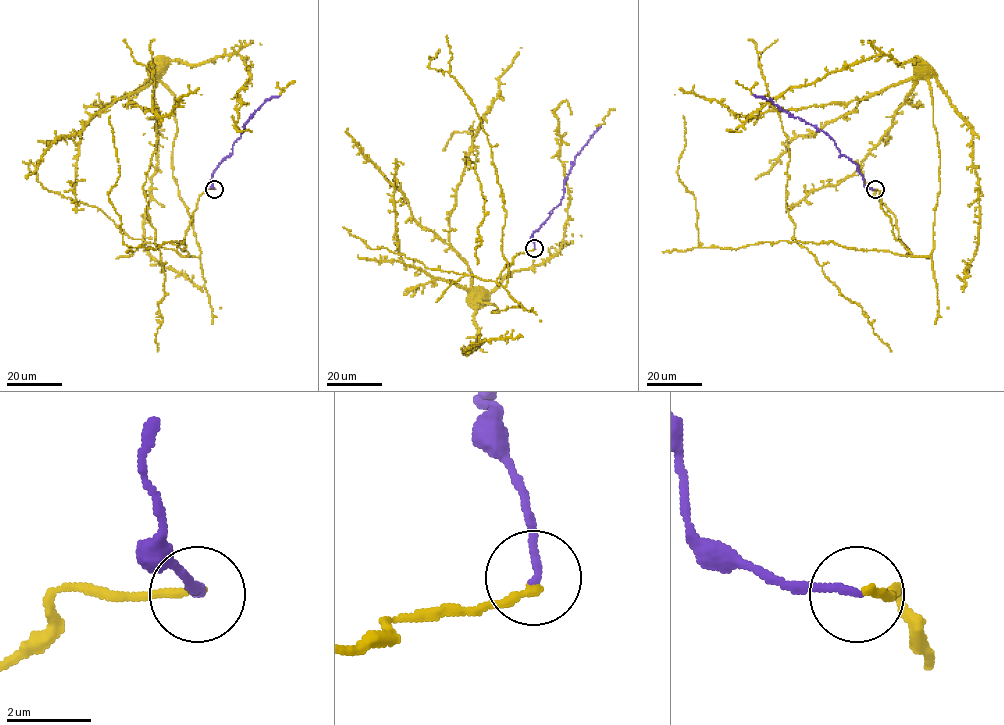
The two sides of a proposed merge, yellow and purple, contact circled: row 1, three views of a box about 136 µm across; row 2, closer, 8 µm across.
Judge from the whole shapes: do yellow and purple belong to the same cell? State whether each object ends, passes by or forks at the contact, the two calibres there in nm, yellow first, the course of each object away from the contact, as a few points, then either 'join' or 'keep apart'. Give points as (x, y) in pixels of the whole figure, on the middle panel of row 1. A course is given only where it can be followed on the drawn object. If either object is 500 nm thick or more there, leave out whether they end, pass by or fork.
yellow ends; purple ends; calibres 220 and 170 nm; course yellow (534, 249), (516, 254), (496, 281), (518, 306), (492, 313), (496, 306), (482, 303), (475, 292); course purple (534, 248), (532, 234), (560, 203), (564, 181), (575, 157), (600, 126); join

